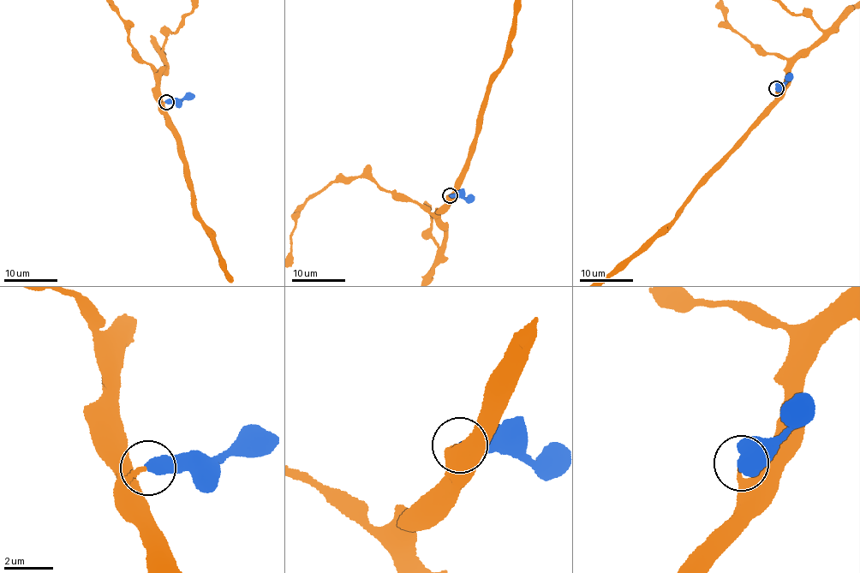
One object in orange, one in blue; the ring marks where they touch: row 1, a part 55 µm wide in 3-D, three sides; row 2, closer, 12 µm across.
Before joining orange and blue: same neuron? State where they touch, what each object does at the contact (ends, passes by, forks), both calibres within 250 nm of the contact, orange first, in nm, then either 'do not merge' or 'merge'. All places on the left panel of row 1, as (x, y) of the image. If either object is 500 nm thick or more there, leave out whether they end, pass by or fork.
(166, 102) | 150/500 nm | merge

